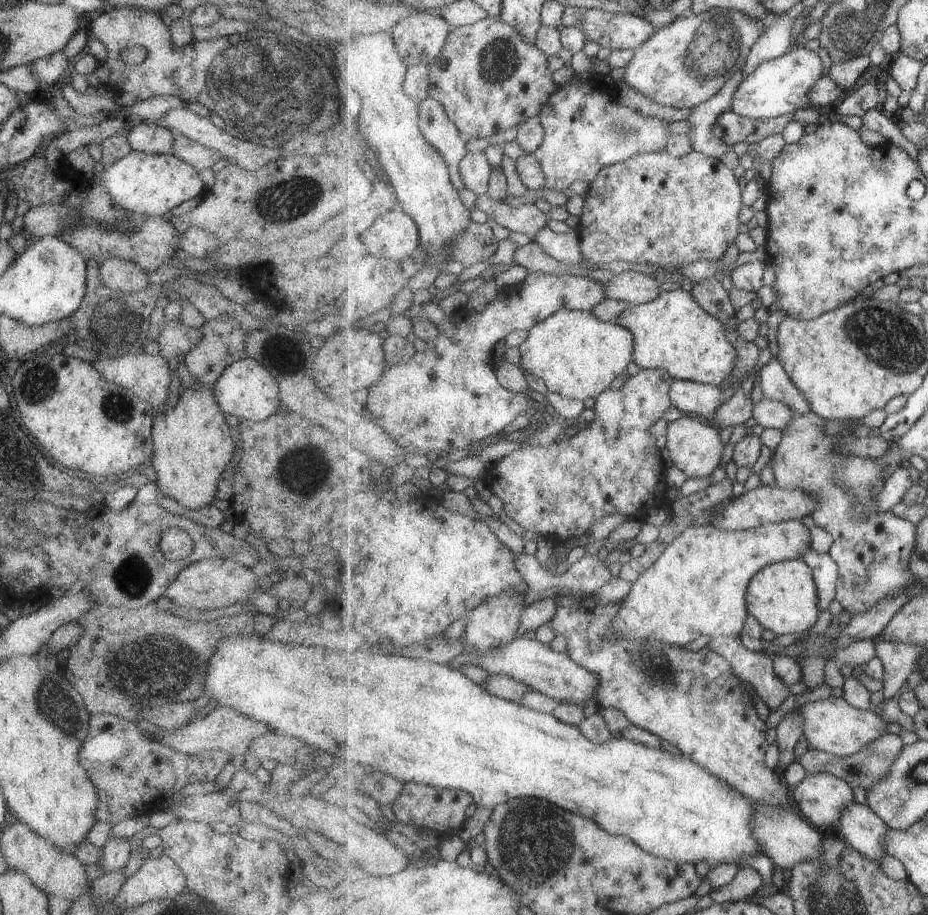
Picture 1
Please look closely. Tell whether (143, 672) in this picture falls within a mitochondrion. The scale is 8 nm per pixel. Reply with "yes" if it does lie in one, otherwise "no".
yes

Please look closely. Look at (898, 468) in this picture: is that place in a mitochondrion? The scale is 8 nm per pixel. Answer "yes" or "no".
no

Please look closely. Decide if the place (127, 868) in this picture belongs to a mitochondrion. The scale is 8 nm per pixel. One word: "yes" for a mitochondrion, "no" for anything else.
no

